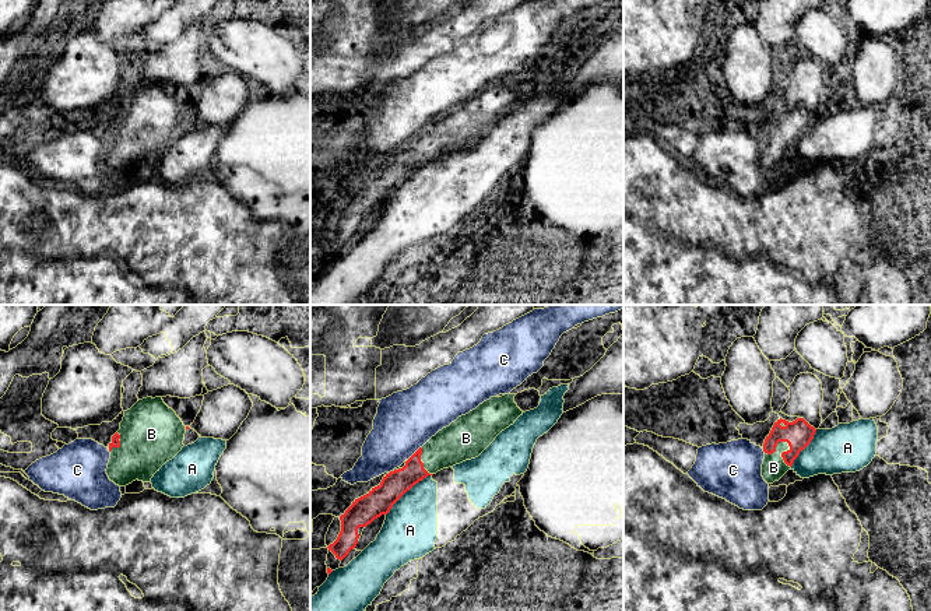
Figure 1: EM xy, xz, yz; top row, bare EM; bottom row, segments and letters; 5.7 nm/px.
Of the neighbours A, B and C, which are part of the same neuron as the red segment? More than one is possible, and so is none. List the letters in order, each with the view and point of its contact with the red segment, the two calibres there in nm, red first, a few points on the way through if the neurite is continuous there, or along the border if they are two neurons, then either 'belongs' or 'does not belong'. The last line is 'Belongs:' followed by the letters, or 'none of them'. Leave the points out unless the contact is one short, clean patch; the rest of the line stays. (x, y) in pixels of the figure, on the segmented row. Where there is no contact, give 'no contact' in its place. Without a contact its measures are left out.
A: contact xz (407, 490); calibres 160 and 320 nm; does not belong
B: contact yz (787, 442); calibres 160 and 140 nm; belongs
C: contact xz (414, 453); calibres 150 and 340 nm; border xz (421, 446), (407, 460); does not belong
Belongs: B

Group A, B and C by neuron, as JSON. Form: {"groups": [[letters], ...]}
{"groups": [["A"], ["B"], ["C"]]}

